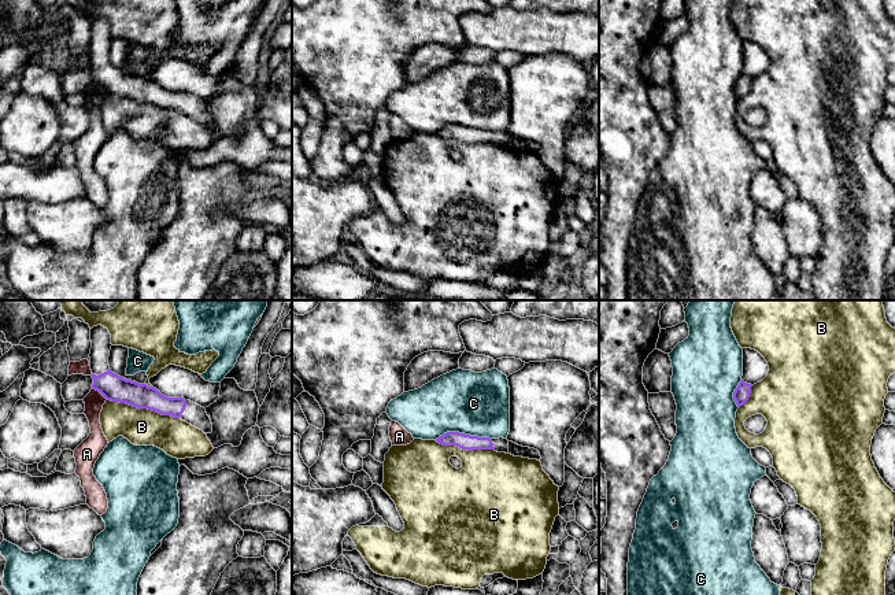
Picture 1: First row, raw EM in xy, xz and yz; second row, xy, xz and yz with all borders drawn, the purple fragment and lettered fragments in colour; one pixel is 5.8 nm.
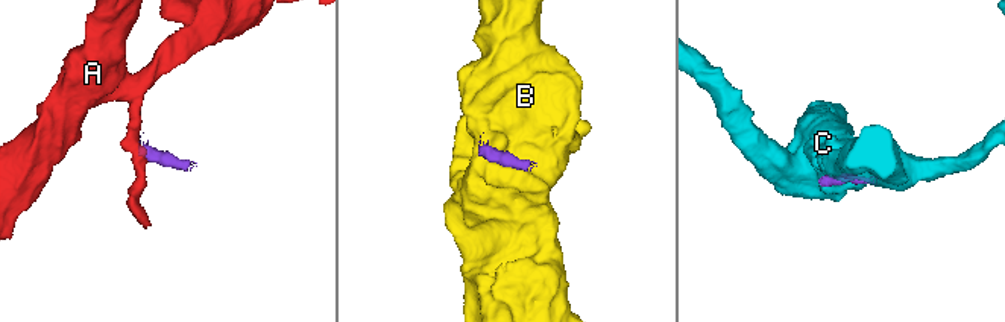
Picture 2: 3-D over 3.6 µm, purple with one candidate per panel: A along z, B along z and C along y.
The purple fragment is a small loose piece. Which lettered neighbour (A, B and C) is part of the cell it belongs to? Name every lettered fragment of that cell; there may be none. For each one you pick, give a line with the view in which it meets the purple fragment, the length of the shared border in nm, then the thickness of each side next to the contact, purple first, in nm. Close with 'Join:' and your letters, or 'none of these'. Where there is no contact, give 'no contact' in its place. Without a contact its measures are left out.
Join: none of these

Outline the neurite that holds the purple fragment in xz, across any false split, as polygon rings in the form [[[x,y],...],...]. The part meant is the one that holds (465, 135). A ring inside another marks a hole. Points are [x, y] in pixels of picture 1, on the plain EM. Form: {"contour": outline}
{"contour": [[[447,125],[439,132],[436,132],[437,136],[443,138],[456,138],[462,143],[495,143],[498,145],[506,145],[508,147],[508,133],[507,130],[499,130],[499,132],[489,132],[489,130],[478,130],[478,129],[470,129],[459,125]]]}

